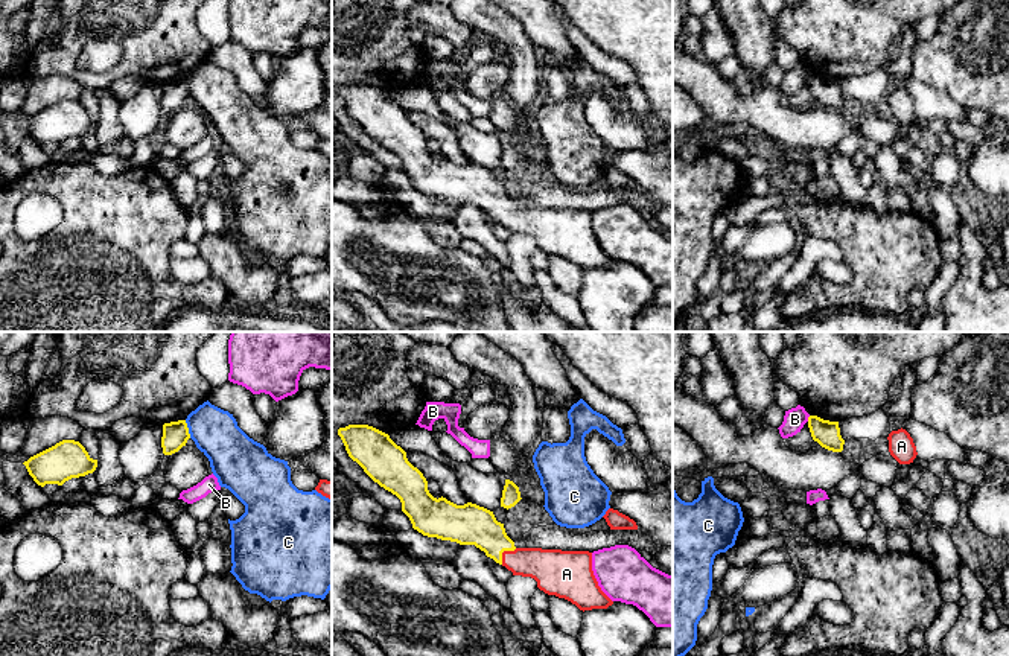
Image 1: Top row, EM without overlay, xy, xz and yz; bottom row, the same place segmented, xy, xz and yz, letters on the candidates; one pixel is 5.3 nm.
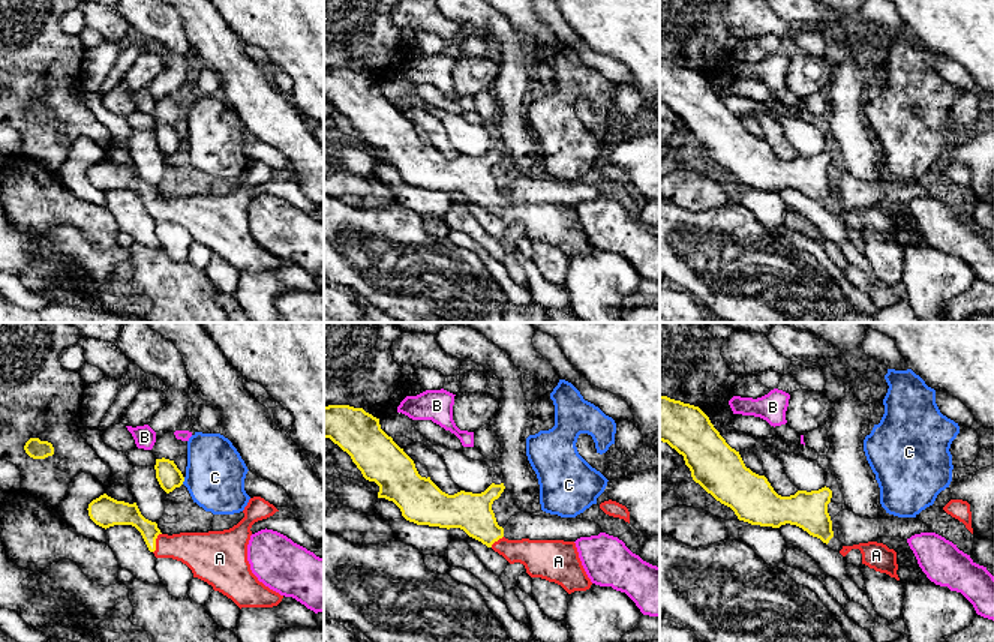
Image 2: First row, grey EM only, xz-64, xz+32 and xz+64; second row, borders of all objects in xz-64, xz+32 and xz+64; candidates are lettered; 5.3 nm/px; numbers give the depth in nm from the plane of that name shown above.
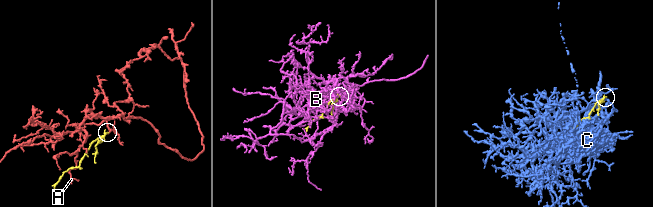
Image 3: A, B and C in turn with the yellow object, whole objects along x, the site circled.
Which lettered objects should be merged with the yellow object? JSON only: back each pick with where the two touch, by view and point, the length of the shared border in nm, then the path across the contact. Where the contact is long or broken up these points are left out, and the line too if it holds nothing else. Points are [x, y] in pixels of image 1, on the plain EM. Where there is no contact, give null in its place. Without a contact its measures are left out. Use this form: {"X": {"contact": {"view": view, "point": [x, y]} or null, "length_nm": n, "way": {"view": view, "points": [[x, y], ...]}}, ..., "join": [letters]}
{"A": {"contact": {"view": "xz", "point": [504, 209]}, "length_nm": 120, "way": {"view": "xz", "points": [[469, 183], [478, 184], [504, 209], [513, 218], [547, 226]]}}, "join": ["A"]}

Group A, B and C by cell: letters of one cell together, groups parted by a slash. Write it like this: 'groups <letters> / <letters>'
groups A / B / C

